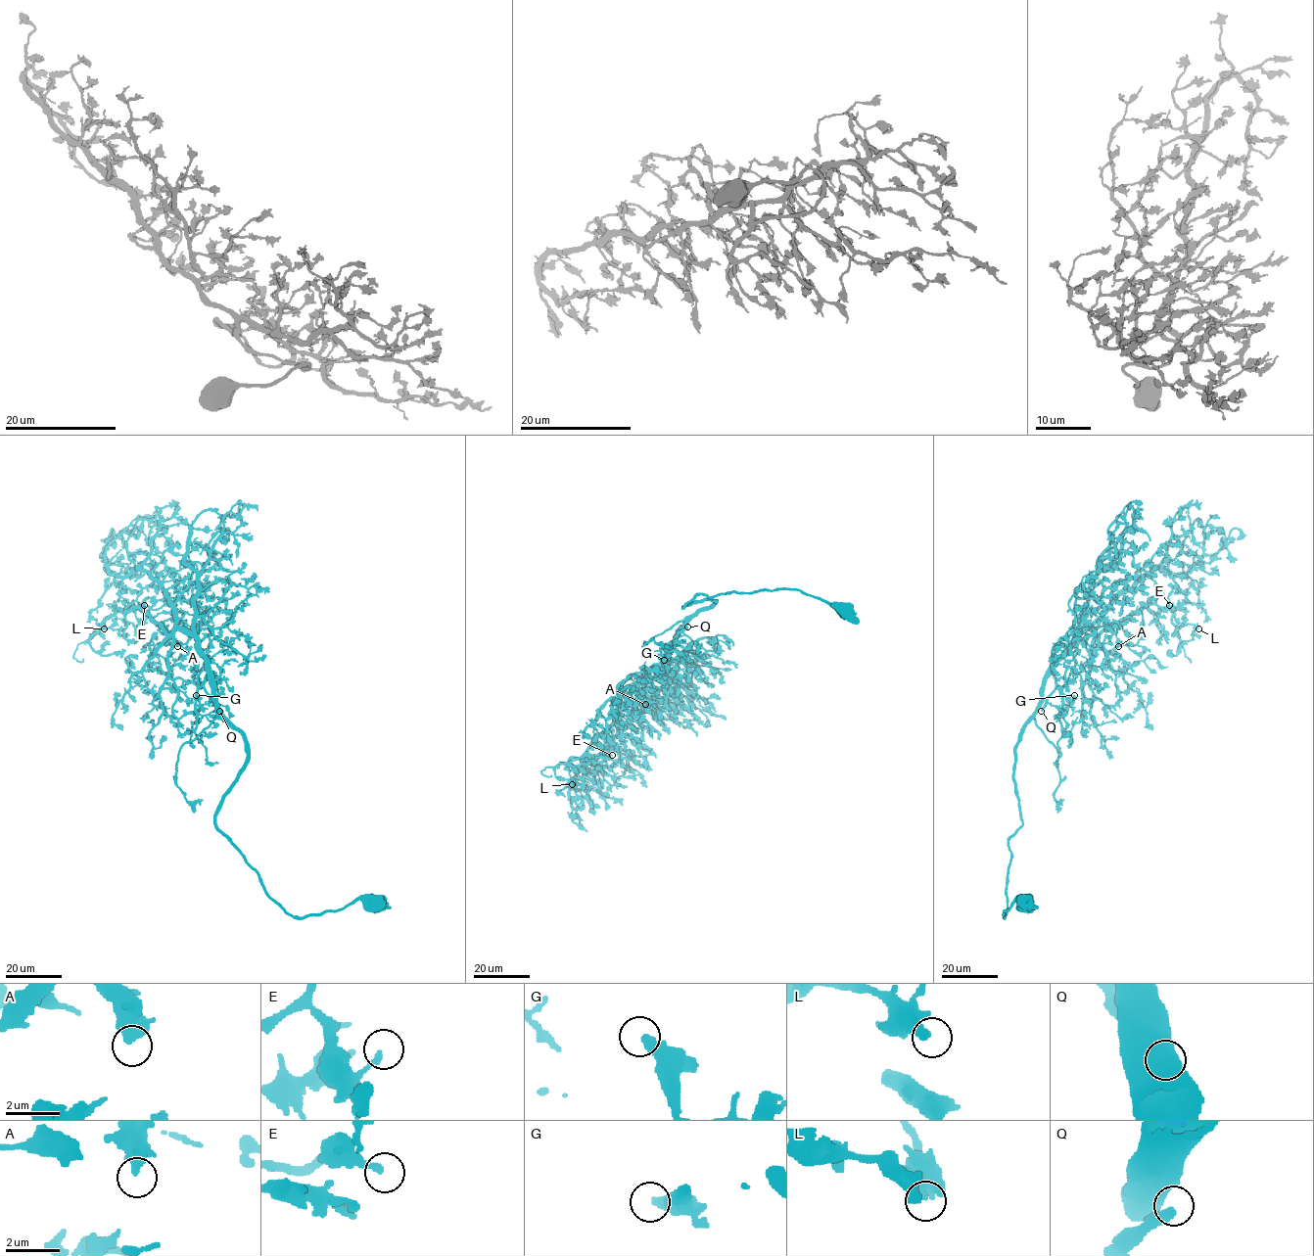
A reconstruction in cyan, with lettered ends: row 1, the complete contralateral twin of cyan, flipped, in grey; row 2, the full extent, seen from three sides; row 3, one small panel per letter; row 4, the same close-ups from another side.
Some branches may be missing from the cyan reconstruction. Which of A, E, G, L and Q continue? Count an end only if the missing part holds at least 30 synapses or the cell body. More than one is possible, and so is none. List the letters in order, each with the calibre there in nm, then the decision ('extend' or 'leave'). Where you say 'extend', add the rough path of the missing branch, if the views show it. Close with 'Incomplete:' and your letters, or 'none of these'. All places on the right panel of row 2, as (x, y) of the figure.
A: 440 nm | leave
E: 200 nm | leave
G: 400 nm | leave
L: 320 nm | leave
Q: 280 nm | extend | (1041, 711), (1046, 715), (1041, 756)
Incomplete: Q

